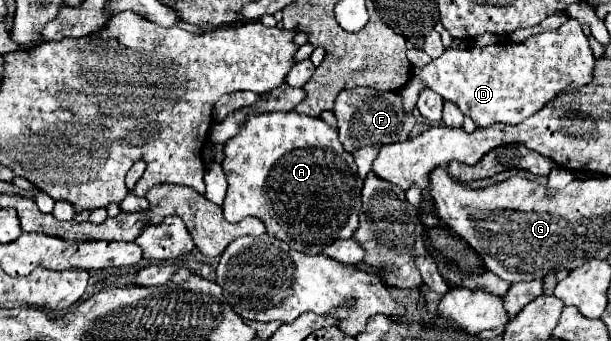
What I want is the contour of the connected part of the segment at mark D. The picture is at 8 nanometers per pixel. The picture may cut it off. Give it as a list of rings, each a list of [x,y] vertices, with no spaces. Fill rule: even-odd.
[[[569,18],[559,30],[531,36],[523,44],[505,42],[465,50],[449,48],[441,58],[421,68],[417,78],[443,100],[453,102],[477,128],[487,128],[493,124],[523,122],[557,96],[589,84],[593,80],[593,68],[595,58],[589,40],[579,32],[579,22]]]

